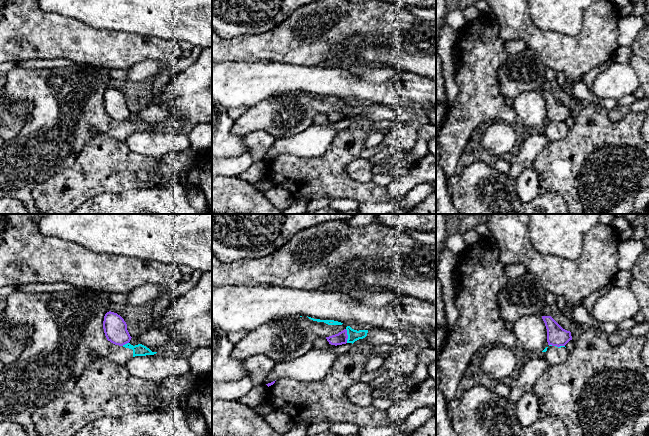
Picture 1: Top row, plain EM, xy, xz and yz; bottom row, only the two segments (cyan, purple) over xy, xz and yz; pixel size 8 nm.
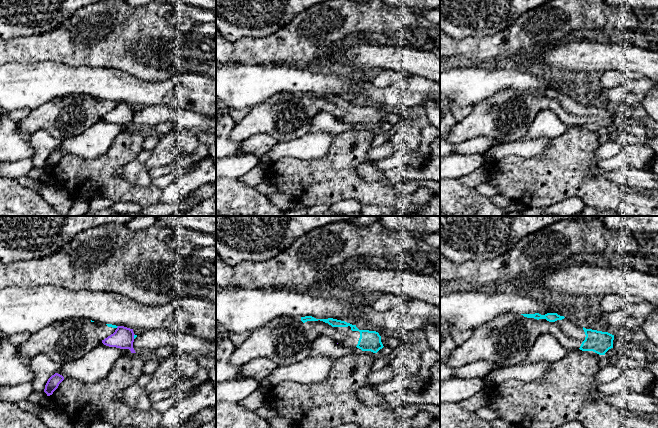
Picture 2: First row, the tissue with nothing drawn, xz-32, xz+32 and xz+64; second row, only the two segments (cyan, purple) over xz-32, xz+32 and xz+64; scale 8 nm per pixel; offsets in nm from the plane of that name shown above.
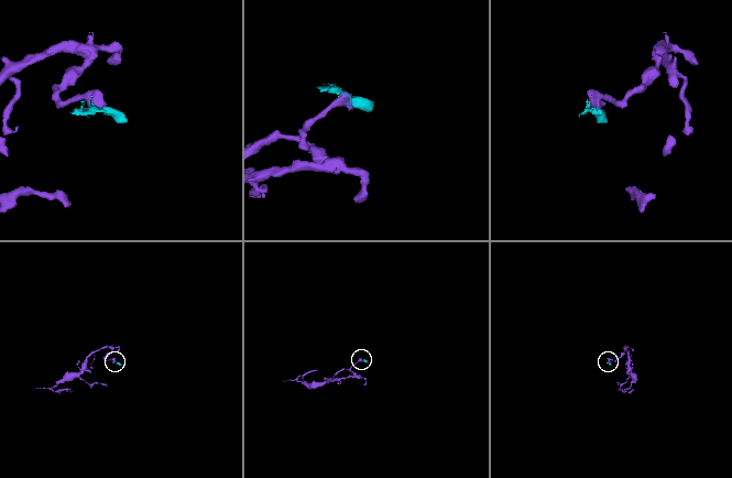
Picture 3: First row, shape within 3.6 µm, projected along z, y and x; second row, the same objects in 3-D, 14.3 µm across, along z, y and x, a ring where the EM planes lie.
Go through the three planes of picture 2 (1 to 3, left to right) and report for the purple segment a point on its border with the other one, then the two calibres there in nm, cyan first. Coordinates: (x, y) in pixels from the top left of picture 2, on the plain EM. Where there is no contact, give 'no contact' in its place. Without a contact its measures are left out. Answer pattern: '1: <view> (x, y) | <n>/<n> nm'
1: xz-32 (134, 112) | 20/170 nm
2: no contact
3: no contact

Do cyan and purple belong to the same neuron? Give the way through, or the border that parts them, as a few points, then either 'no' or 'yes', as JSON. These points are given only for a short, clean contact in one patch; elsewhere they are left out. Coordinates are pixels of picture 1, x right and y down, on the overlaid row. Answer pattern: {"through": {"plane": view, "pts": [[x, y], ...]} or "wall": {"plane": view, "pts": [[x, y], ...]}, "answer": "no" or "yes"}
{"wall": {"plane": "xz", "pts": [[345, 329], [347, 342]]}, "answer": "no"}

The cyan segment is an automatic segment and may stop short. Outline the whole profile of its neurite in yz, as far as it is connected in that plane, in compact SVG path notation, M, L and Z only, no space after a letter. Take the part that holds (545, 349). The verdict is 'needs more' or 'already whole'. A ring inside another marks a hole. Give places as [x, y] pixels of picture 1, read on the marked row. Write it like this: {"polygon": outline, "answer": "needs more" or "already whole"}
{"polygon": "M548 345L542 352L541 357L549 364L562 364L568 360L570 351L565 346Z", "answer": "needs more"}

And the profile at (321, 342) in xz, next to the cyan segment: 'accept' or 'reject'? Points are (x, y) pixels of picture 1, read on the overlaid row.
reject

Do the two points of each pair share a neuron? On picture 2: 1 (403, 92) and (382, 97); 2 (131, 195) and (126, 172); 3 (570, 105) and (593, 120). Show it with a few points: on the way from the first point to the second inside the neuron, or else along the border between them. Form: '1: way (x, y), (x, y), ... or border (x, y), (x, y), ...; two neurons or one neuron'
1: way (398, 96), (387, 96); one neuron
2: border (116, 172), (138, 186), (148, 186), (151, 184); two neurons
3: way (576, 111), (587, 116); one neuron

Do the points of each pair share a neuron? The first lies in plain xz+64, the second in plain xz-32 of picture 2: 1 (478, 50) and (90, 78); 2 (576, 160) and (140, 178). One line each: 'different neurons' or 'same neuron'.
1: different neurons
2: different neurons

